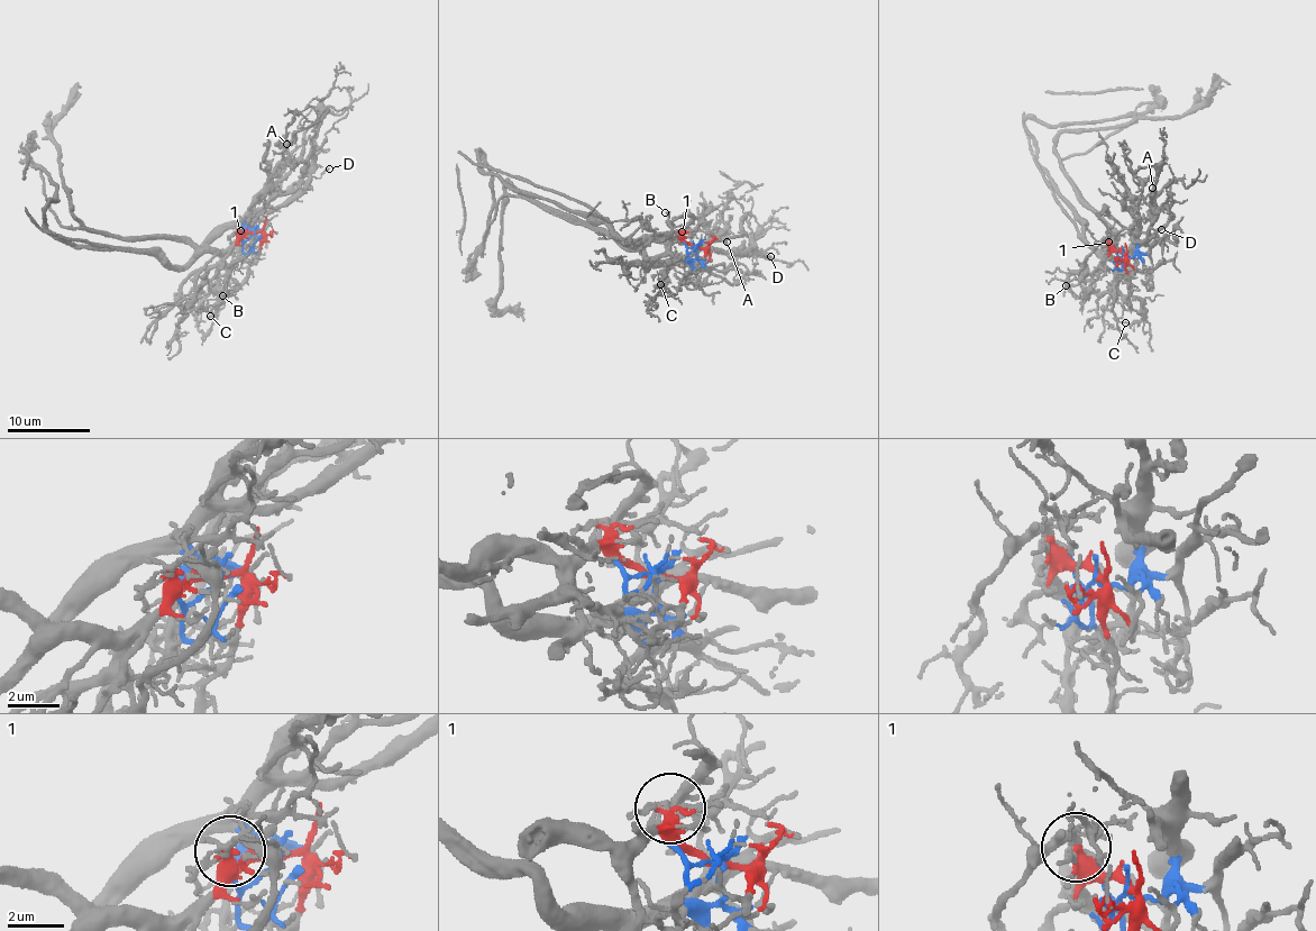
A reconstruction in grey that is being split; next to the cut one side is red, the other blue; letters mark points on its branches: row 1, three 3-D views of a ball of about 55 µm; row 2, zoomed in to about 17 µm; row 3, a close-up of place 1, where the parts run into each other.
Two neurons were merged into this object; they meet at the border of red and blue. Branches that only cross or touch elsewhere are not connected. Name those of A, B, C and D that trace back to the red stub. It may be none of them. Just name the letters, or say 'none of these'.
B, C

